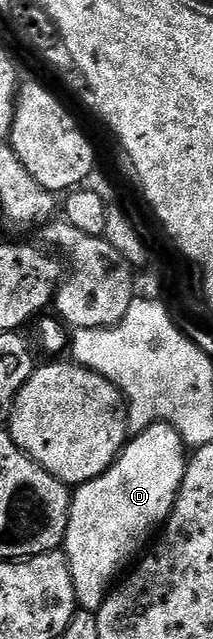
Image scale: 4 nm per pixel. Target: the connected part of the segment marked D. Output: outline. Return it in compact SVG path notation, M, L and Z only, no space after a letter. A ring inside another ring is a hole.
M150 425L145 432L134 434L128 440L119 458L97 479L86 481L74 490L67 538L63 541L61 549L67 555L69 571L73 575L75 604L80 610L99 610L103 606L103 600L116 584L117 578L128 568L127 561L134 562L144 552L148 542L156 536L157 530L173 511L188 460L188 446L183 444L181 435L173 426Z

